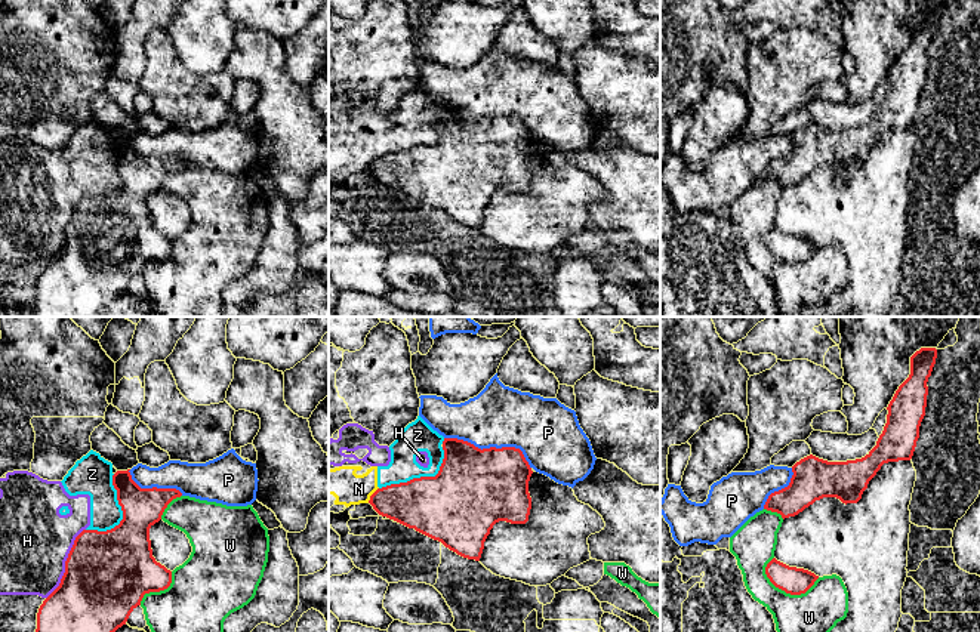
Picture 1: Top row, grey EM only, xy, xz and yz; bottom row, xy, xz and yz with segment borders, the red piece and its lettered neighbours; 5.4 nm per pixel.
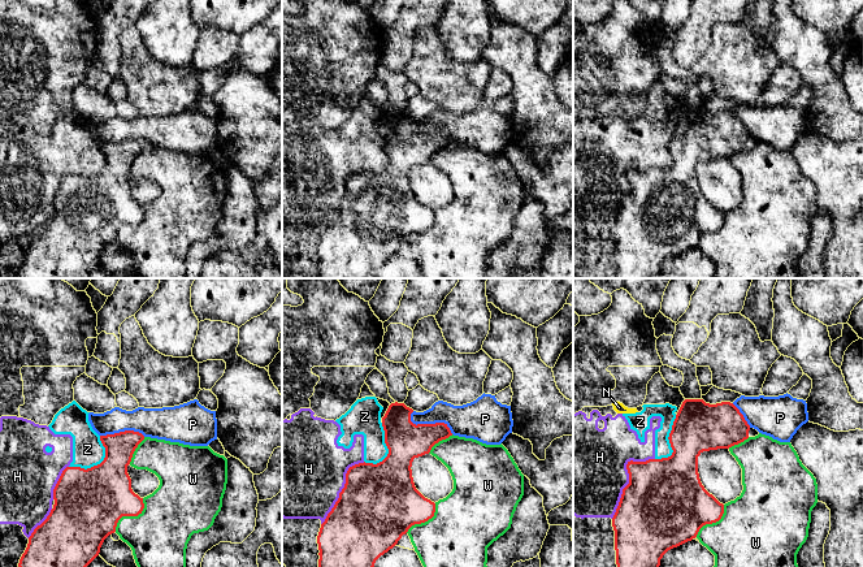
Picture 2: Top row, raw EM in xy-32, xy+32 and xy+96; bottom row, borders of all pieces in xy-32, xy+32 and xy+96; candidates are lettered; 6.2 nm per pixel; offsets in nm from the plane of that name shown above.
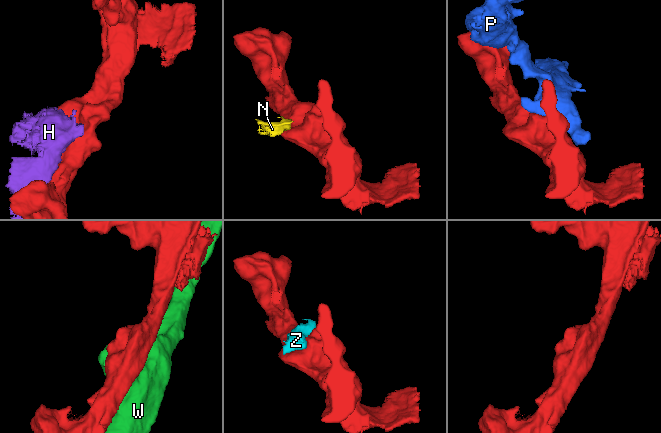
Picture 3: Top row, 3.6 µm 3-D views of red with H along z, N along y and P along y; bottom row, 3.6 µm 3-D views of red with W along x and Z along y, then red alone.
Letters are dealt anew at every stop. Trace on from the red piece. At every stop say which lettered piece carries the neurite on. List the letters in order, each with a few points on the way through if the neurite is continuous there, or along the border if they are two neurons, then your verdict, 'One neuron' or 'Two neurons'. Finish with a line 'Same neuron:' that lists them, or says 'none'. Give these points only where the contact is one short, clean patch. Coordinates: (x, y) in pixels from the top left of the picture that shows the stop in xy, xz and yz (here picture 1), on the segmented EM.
H: Two neurons
N: Boundary: xz (378, 487), (367, 502). Two neurons
P: One neuron
W: Two neurons
Z: Two neurons
Same neuron: P

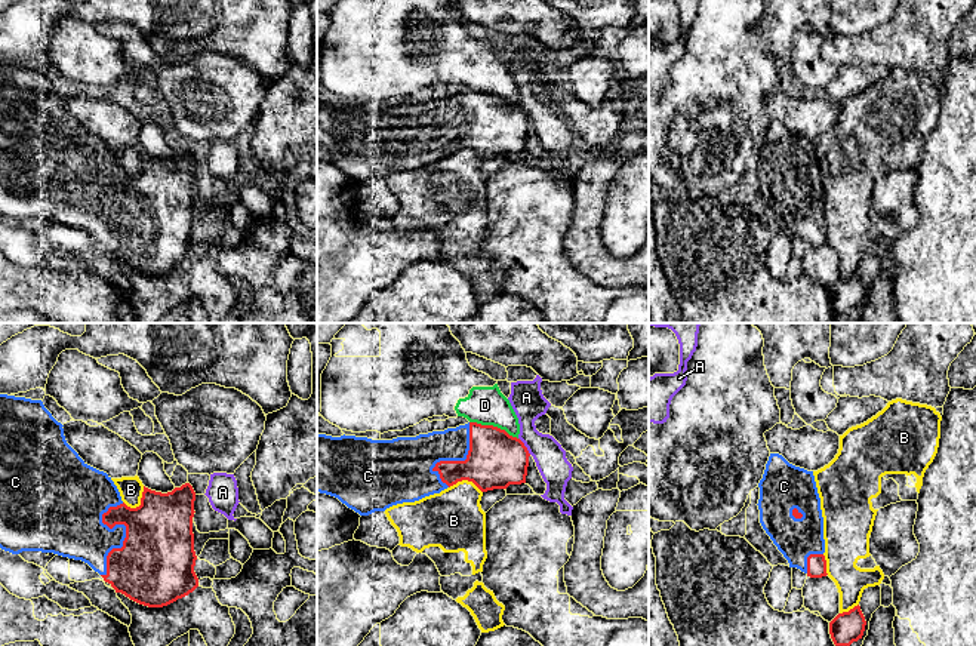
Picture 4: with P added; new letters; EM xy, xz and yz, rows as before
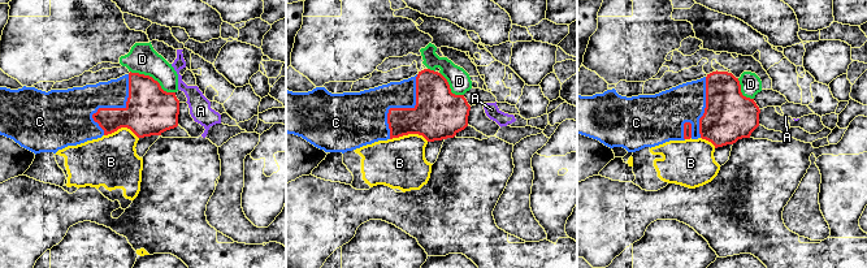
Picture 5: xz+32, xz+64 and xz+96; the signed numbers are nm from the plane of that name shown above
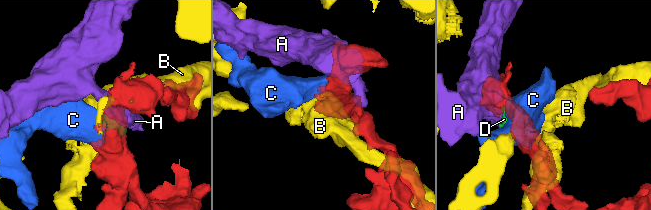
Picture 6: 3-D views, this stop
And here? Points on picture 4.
A: Two neurons
B: Two neurons
C: One neuron
D: Two neurons
Same neuron: C

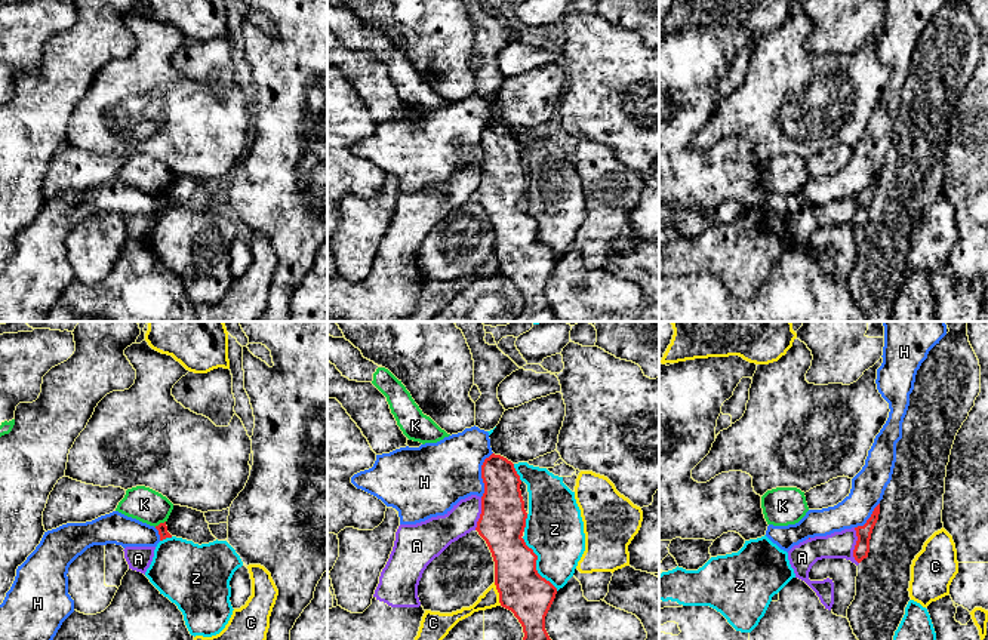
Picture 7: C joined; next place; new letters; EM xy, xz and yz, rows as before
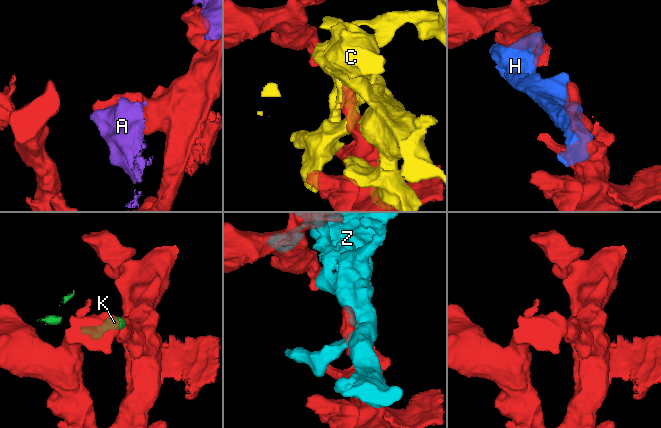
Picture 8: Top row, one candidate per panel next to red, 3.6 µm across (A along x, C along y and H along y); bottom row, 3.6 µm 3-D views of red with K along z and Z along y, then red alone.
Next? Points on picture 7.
A: Two neurons
C: Two neurons
H: Two neurons
K: Boundary: xy (165, 520), (154, 526). Two neurons
Z: Two neurons
Same neuron: none

